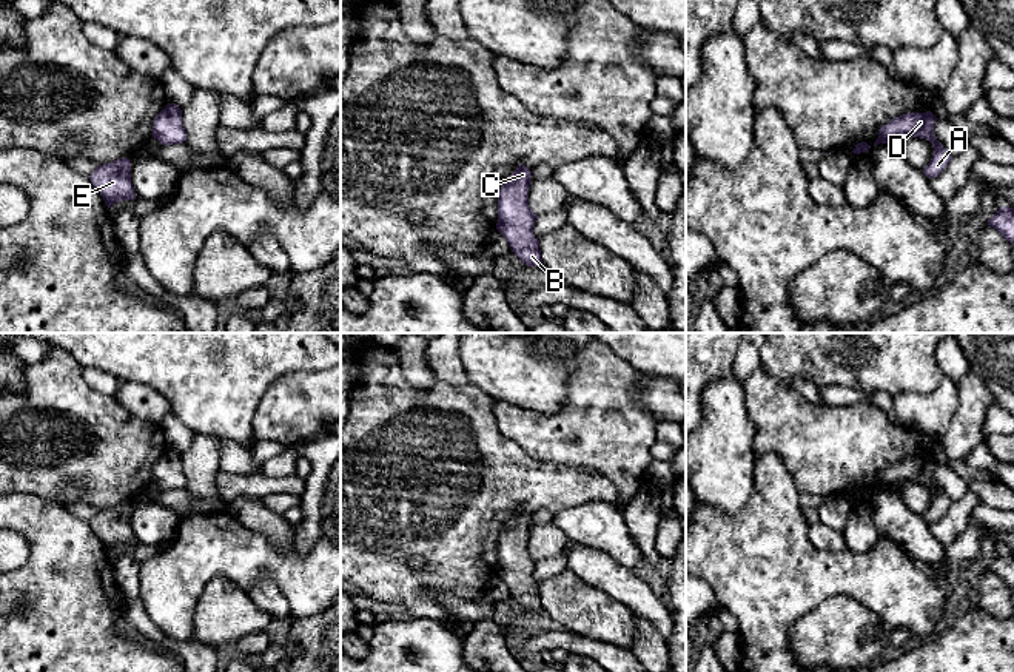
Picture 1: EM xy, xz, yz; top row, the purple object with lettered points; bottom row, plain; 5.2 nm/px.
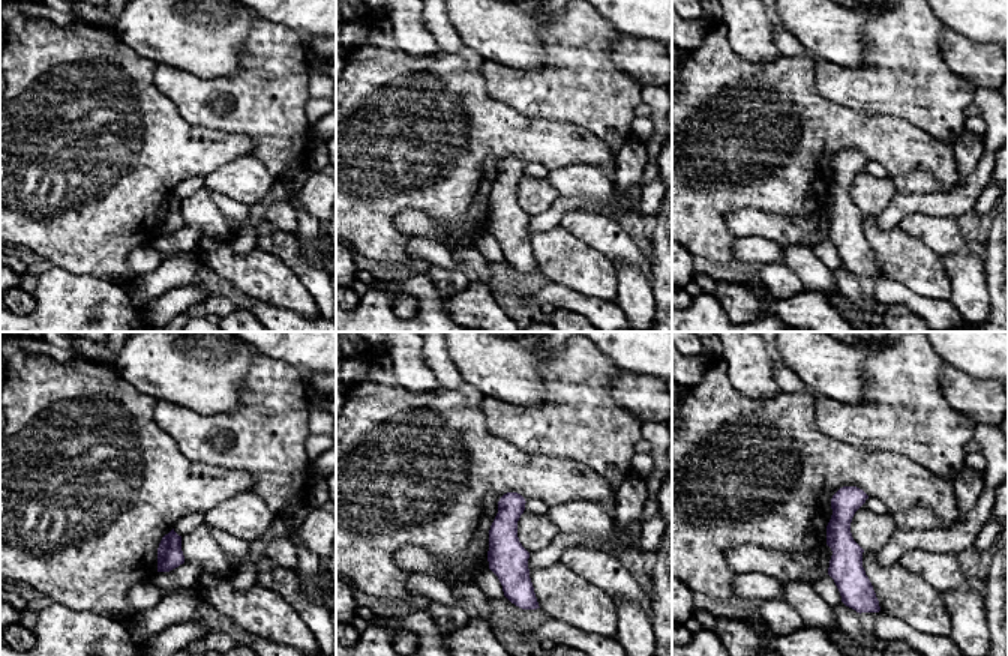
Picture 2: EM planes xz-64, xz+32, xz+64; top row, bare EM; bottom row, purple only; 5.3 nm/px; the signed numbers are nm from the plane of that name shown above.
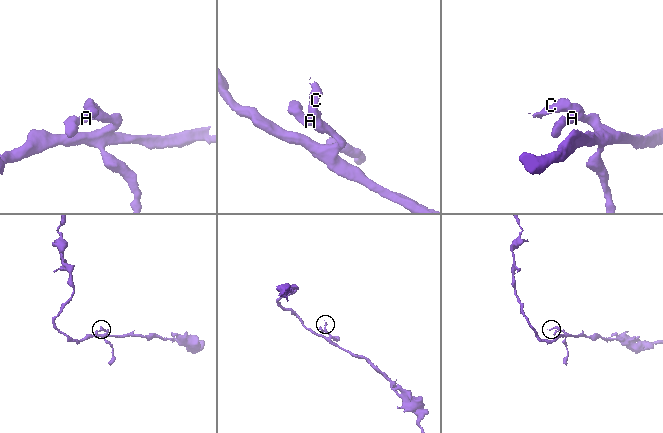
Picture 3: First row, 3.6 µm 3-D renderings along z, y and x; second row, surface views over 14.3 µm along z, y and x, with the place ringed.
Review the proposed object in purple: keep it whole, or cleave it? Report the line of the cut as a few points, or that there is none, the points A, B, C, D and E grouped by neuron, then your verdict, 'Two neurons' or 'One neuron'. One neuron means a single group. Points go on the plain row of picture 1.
No split. Groups: A B C D E. One neuron

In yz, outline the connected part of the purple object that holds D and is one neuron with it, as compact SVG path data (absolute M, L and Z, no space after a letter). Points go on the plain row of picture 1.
M931 456L926 458L908 458L892 464L883 470L878 476L878 489L895 489L900 490L908 482L926 484L934 490L934 498L923 515L928 524L938 521L951 507L952 499L937 486L934 479L935 461Z

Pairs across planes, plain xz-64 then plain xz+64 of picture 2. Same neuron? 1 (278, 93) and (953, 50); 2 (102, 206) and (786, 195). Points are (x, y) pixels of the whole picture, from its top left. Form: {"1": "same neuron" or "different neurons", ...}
{"1": "different neurons", "2": "same neuron"}

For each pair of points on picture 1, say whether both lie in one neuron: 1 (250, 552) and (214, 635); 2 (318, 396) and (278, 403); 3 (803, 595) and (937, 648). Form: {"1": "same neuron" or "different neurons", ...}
{"1": "different neurons", "2": "same neuron", "3": "different neurons"}

